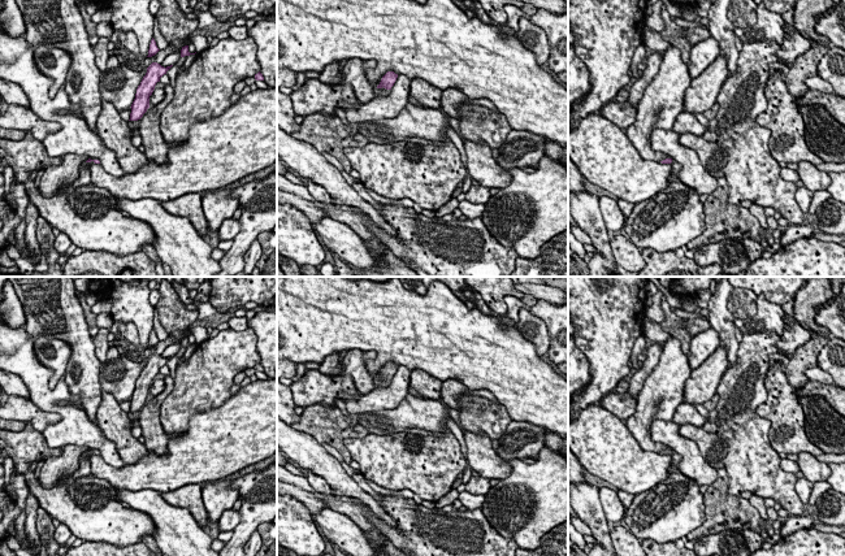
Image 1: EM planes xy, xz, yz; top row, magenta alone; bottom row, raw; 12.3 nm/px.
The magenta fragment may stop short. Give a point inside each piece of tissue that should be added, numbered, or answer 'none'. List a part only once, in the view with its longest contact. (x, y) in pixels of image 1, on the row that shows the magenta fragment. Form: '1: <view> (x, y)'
1: xy (85, 176)

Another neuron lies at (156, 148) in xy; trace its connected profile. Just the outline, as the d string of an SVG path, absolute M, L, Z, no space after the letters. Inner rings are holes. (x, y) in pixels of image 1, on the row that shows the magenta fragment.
M169 84L164 86L165 99L150 105L139 122L139 133L142 136L142 145L144 147L146 157L156 164L165 164L168 161L168 144L160 131L160 117L166 105L173 100L174 88Z

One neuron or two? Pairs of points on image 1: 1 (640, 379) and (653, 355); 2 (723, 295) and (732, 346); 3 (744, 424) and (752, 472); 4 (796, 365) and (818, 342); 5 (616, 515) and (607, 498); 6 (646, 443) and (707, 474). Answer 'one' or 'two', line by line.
1: one
2: one
3: one
4: one
5: one
6: two

